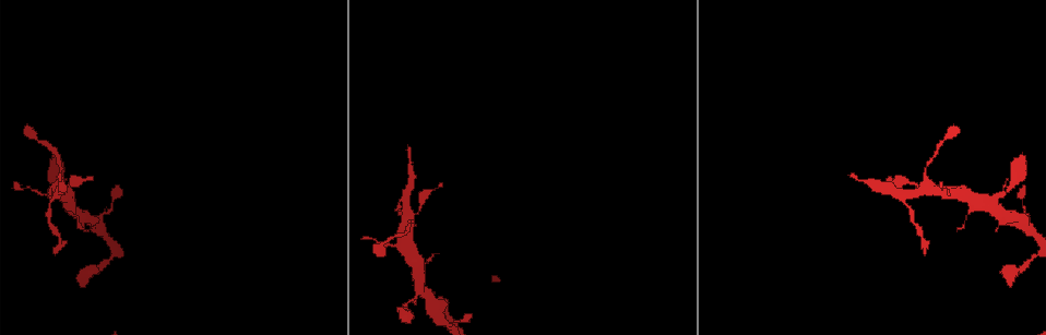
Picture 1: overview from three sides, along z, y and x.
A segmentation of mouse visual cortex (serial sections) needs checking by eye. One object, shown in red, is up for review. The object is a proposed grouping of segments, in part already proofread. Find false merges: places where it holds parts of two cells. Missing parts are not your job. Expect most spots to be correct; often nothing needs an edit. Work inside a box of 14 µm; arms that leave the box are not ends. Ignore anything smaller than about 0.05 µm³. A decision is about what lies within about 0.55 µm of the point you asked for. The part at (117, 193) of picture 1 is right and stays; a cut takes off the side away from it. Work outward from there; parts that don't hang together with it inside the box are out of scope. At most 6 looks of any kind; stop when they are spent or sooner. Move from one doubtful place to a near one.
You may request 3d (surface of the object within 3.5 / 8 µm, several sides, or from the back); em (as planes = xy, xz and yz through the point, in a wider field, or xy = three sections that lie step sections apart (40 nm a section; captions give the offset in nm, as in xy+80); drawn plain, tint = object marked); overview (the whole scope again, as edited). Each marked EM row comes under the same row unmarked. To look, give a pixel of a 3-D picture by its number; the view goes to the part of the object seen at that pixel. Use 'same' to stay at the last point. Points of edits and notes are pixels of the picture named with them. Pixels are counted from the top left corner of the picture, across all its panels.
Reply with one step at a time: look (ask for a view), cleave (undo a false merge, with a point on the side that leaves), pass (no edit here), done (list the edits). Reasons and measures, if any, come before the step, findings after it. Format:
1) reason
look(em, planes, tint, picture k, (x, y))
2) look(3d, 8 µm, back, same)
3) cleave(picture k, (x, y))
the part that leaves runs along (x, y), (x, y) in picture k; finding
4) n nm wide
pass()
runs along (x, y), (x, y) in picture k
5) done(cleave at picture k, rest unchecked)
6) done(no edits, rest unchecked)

calibre changes
look(3d, 8 µm, picture 1, (1025, 220))

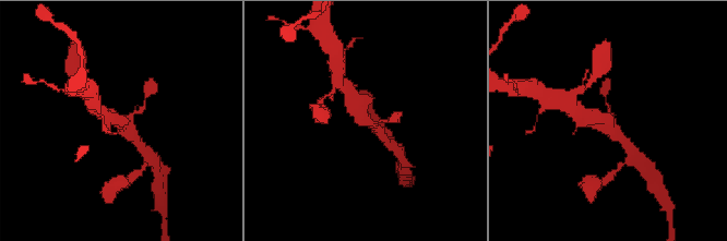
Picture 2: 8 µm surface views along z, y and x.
3 arms; arms of 100, 300, 500 nm; now the EM
look(em, xy, step 2, tint, picture 2, (369, 122))

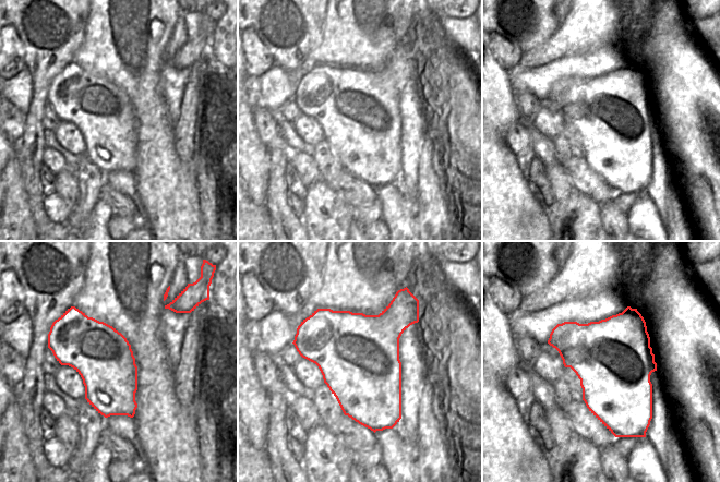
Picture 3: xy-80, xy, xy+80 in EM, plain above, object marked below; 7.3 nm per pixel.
pass()
runs along (392, 118), (371, 124), (352, 99) in picture 2; one cell here

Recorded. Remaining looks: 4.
a narrow waist
look(3d, 3.5 µm, picture 1, (1006, 192))

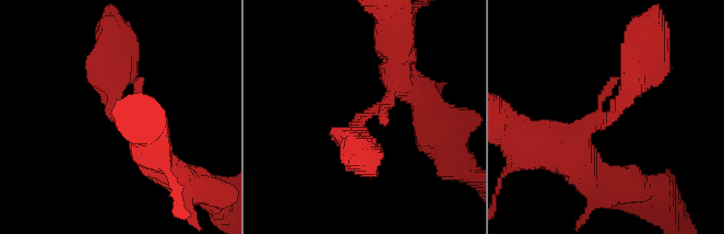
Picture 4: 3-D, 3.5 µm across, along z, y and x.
need the tissue
look(em, xy, step 1, tint, picture 4, (607, 118))

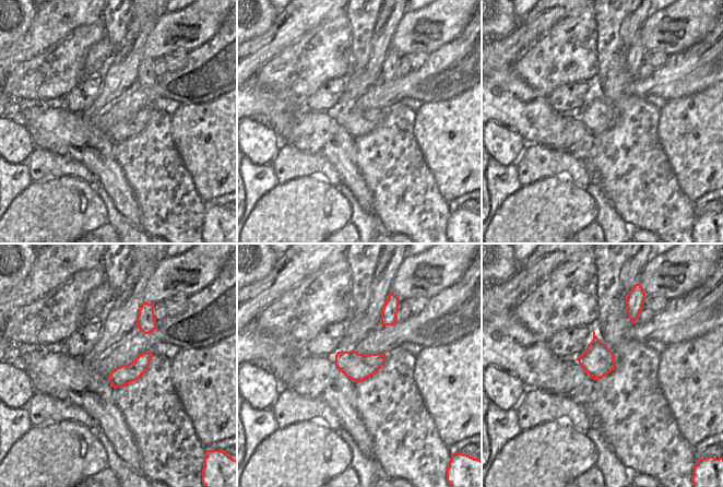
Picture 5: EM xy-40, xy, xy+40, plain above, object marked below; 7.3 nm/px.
pass()
runs along (574, 163), (647, 62) in picture 4; one cell here

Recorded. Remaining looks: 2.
branch point
look(3d, 8 µm, picture 1, (407, 201))

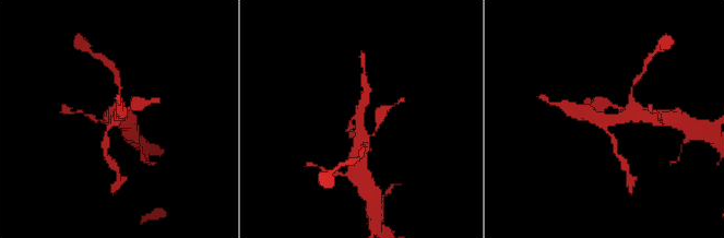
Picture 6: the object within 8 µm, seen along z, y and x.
3 arms; arms of 200, 350, 450 nm; need the tissue
look(em, xy, step 5, tint, picture 6, (359, 120))

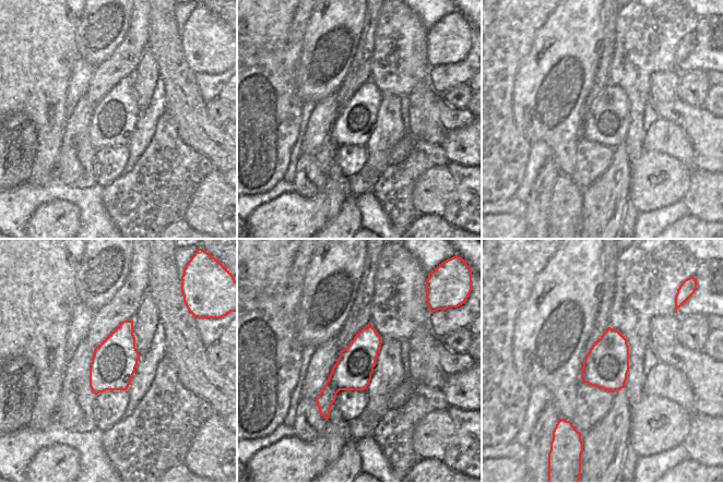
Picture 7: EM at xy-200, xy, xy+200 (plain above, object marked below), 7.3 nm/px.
280 nm wide
cleave(picture 6, (105, 147))
the part that leaves runs along (107, 129), (105, 154), (115, 167) in picture 6; two cells meet here

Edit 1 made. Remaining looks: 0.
done(cleave at picture 6, rest unchecked)

